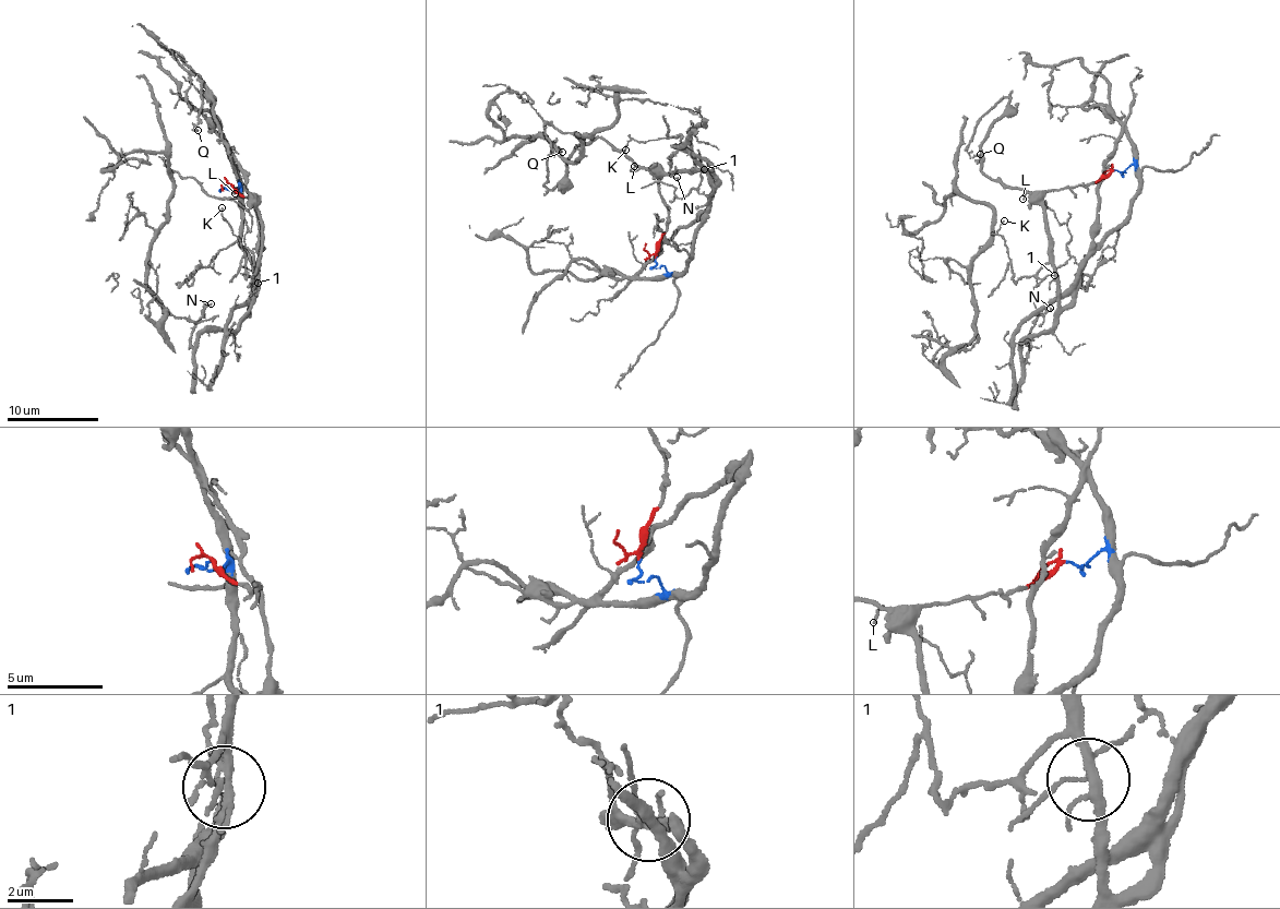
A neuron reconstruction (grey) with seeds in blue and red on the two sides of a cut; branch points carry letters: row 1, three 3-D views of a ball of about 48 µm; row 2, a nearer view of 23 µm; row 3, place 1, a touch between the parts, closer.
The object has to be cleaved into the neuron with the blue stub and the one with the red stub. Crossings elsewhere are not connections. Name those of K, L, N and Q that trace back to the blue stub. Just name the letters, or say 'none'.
none

